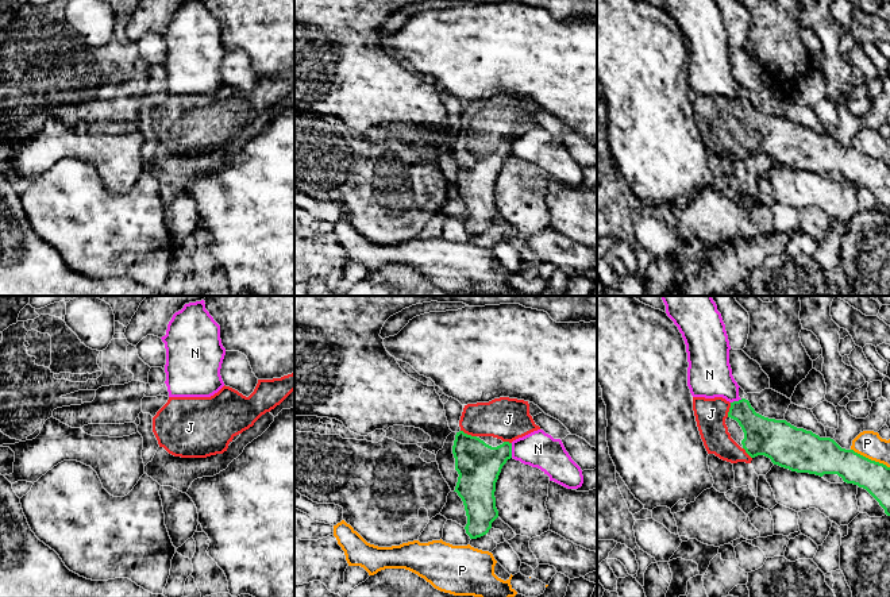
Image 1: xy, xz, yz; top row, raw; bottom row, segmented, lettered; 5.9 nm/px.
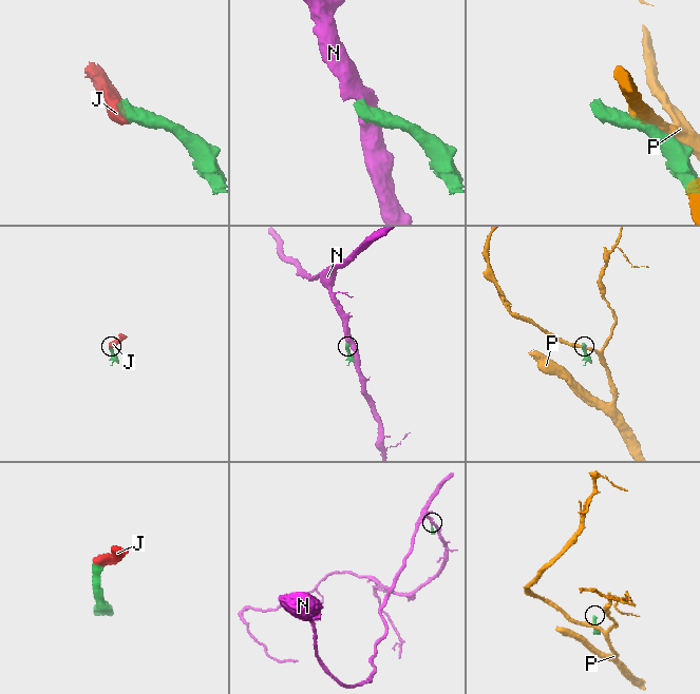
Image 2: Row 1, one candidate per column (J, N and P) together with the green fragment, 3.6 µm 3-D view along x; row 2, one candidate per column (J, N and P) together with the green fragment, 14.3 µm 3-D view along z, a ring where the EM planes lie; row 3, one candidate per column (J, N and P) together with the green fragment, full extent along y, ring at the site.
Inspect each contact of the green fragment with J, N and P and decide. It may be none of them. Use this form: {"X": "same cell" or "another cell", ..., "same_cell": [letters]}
{"J": "same cell", "N": "another cell", "P": "another cell", "same_cell": ["J"]}

